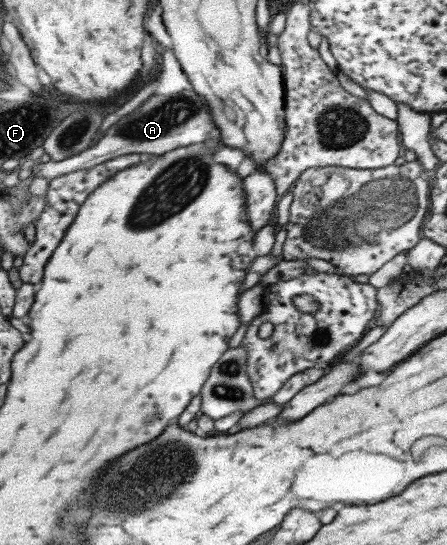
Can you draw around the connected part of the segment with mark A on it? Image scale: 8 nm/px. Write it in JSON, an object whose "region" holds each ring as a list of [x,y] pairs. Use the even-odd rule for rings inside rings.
{"region":[[[186,89],[176,95],[154,95],[144,102],[144,107],[138,107],[127,116],[120,118],[114,125],[106,130],[101,139],[85,149],[78,155],[63,159],[34,165],[32,174],[34,178],[44,177],[49,181],[68,175],[74,171],[92,169],[97,165],[116,159],[121,155],[155,153],[167,154],[169,151],[188,145],[204,143],[210,131],[218,128],[211,109],[206,101],[194,89]]]}

